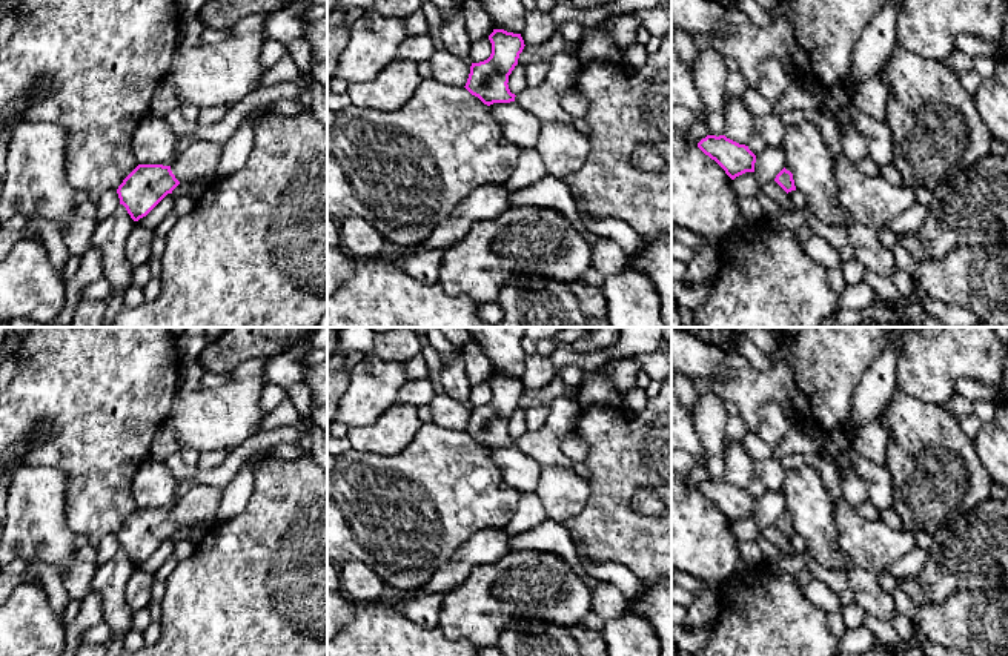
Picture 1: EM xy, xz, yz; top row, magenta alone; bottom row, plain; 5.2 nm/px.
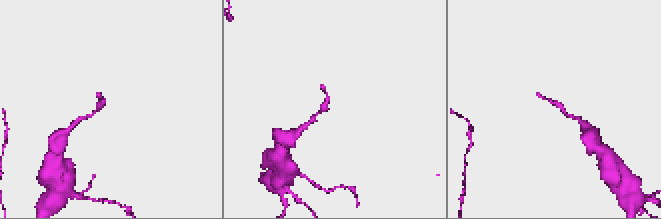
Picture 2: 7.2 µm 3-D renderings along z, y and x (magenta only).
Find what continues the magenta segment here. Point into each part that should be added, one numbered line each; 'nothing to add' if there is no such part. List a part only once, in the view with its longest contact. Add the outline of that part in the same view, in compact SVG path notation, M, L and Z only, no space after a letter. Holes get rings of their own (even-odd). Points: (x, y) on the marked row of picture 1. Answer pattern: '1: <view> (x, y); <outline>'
1: xy (200, 160); M195 140L171 166L180 183L212 181L223 155L223 144Z

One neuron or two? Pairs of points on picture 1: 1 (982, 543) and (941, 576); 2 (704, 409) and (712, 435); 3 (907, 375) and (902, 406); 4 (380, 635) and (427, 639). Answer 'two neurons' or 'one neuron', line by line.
1: one neuron
2: one neuron
3: two neurons
4: one neuron

